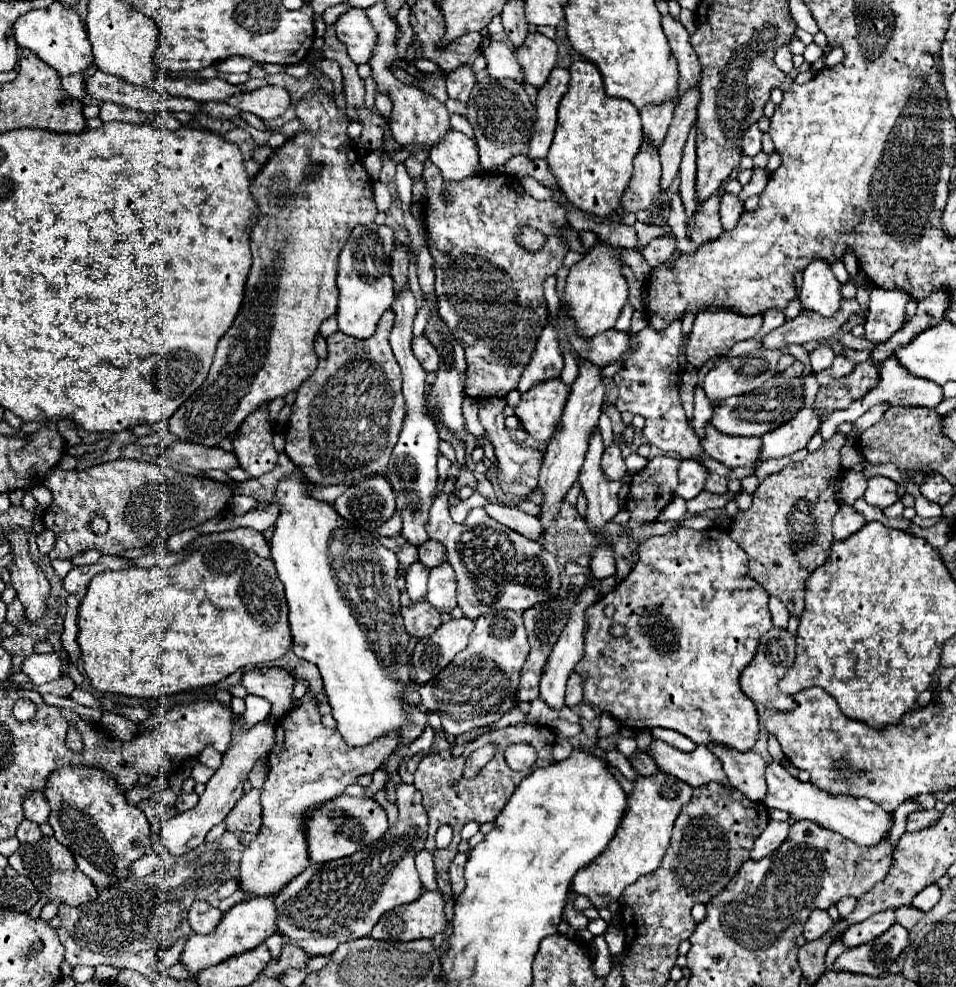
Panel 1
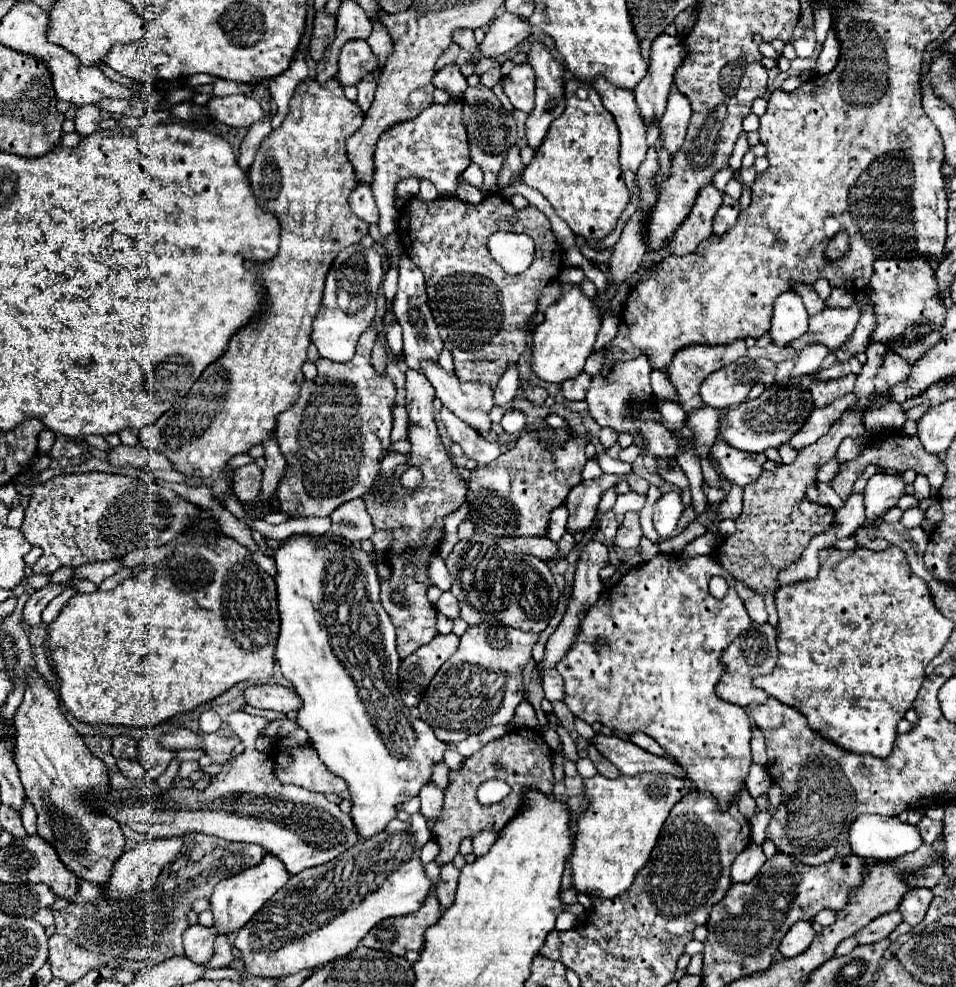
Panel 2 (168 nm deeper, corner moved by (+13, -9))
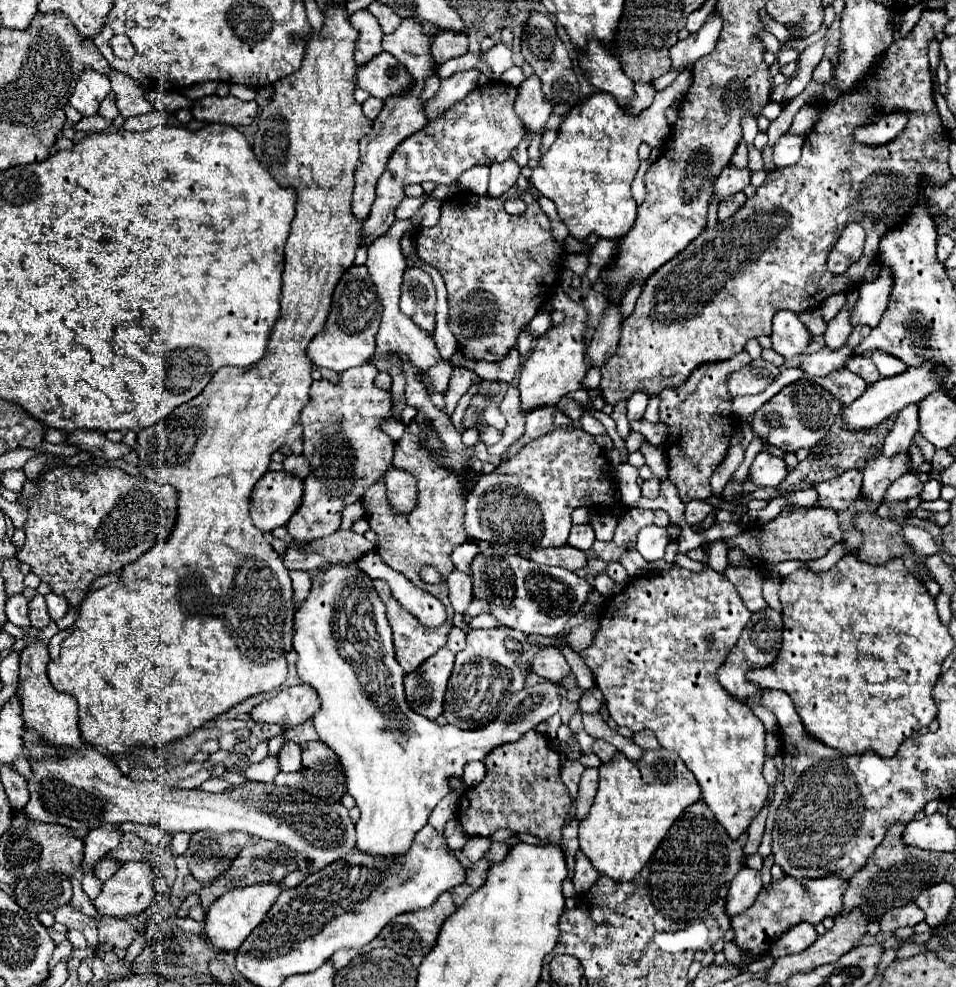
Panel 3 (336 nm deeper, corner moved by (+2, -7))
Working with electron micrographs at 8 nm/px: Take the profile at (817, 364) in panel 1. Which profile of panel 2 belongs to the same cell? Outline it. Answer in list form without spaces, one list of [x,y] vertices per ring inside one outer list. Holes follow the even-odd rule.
[[[821,345],[801,349],[801,353],[795,361],[795,367],[793,367],[793,375],[809,375],[809,373],[819,371],[819,367],[821,367],[823,359],[827,357],[827,353],[829,353],[829,349],[825,349]]]

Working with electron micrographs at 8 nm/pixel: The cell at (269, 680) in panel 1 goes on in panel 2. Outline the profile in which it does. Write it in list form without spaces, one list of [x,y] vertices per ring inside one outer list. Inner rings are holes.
[[[251,685],[245,689],[245,701],[251,707],[271,711],[297,711],[301,709],[301,697],[297,691],[283,685]]]

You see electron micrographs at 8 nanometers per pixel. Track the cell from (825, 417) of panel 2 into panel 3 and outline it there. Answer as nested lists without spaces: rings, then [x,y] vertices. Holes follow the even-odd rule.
[[[924,363],[922,367],[916,369],[906,369],[904,373],[888,379],[880,379],[874,385],[870,385],[862,397],[858,397],[854,403],[842,407],[842,419],[850,429],[864,429],[864,427],[874,427],[880,421],[888,419],[892,413],[898,413],[910,403],[920,403],[926,395],[938,389],[938,377],[936,369],[932,369],[932,363]]]

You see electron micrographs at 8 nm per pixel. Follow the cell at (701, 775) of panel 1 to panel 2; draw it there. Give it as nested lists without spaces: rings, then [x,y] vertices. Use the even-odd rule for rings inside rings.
[[[597,735],[597,739],[593,739],[593,745],[609,759],[613,761],[613,765],[623,773],[623,775],[639,775],[639,773],[647,773],[647,771],[657,771],[657,773],[667,773],[679,779],[687,779],[685,769],[681,765],[677,765],[677,761],[673,757],[657,757],[657,755],[649,755],[645,749],[637,747],[631,741],[623,741],[619,737],[605,737],[605,735]]]

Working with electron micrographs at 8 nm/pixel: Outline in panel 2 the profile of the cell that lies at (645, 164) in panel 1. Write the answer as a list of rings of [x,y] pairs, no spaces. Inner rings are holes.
[[[597,79],[593,83],[597,93],[603,99],[607,111],[615,117],[615,123],[621,133],[621,171],[637,173],[645,153],[647,153],[647,129],[637,111],[633,91],[625,91],[613,87],[605,79]]]

